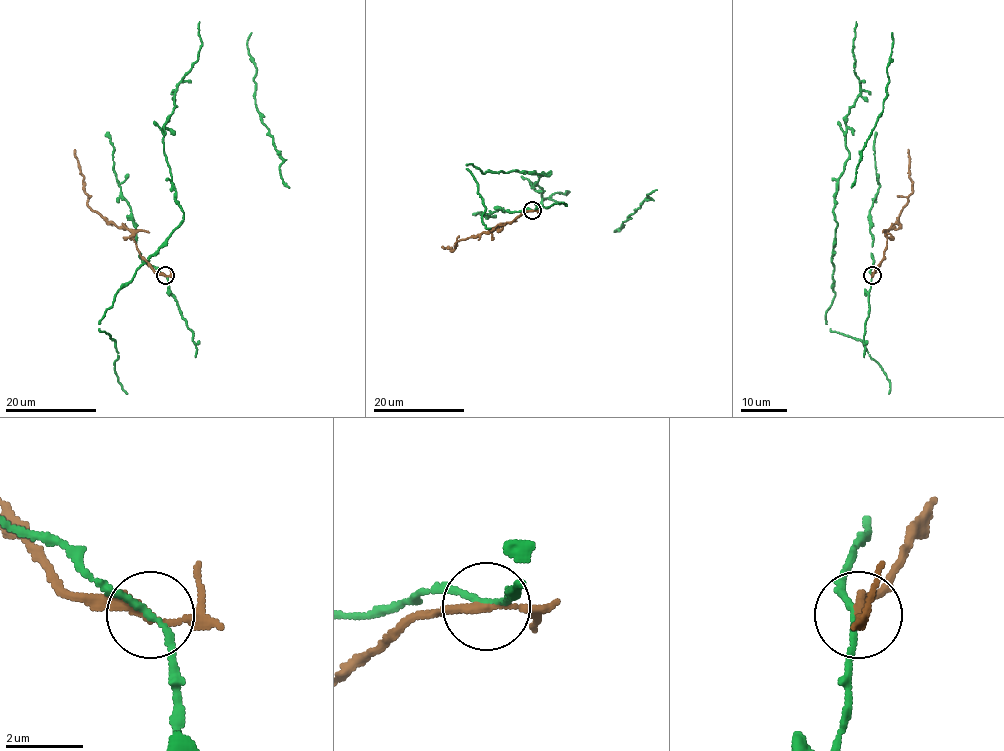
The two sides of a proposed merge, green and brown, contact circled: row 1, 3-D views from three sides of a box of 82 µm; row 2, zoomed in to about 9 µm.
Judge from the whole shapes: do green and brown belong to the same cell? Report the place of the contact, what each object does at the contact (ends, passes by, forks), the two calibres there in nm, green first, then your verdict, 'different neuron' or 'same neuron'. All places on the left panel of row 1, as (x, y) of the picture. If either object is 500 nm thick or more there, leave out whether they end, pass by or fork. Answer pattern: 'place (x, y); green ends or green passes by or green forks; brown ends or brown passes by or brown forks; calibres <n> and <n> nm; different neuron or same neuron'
place (165, 275); green passes by; brown passes by; calibres 140 and 240 nm; different neuron

